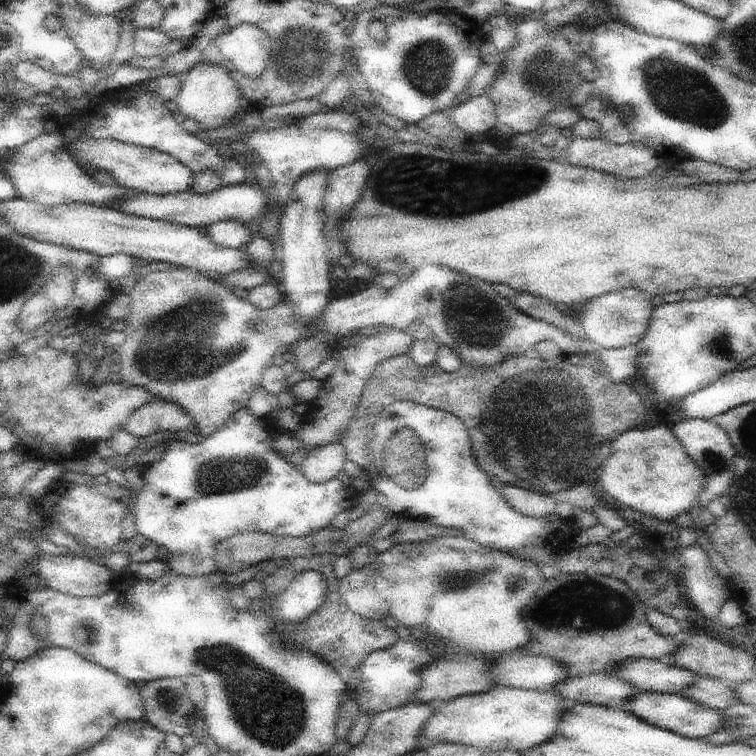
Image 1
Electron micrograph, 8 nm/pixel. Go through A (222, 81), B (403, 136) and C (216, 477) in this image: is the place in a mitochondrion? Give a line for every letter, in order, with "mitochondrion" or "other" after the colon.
A: other
B: other
C: mitochondrion

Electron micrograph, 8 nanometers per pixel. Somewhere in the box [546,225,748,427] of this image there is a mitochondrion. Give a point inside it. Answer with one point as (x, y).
(720, 345)

